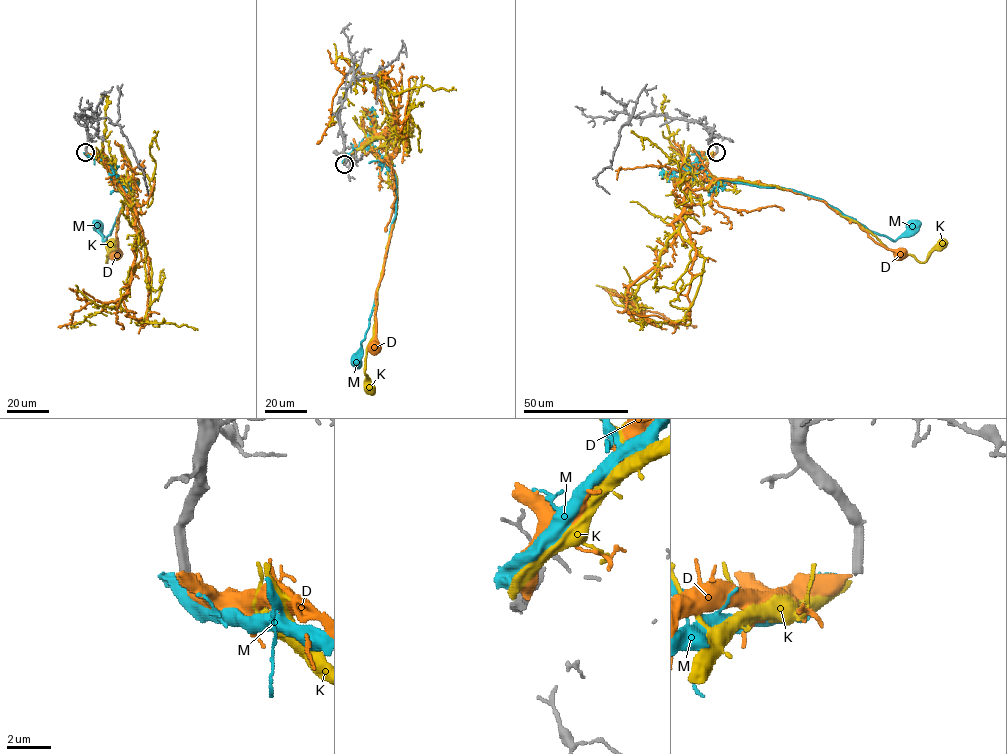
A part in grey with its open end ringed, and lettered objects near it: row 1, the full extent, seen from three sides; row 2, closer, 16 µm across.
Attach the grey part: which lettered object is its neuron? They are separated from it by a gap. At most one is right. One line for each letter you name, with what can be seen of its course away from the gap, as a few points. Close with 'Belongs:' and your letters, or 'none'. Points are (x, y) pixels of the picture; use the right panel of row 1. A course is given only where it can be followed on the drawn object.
K: Its course: (716, 153), (698, 166), (703, 178), (743, 180), (820, 199), (888, 248), (920, 262), (938, 244)
Belongs: K

